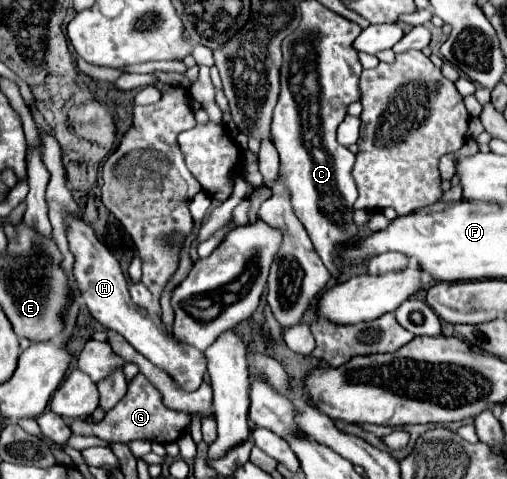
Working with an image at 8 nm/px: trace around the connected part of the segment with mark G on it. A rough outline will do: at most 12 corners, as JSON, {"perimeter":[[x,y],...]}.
{"perimeter":[[141,374],[99,424],[75,420],[73,434],[105,442],[175,442],[185,412],[163,404]]}

